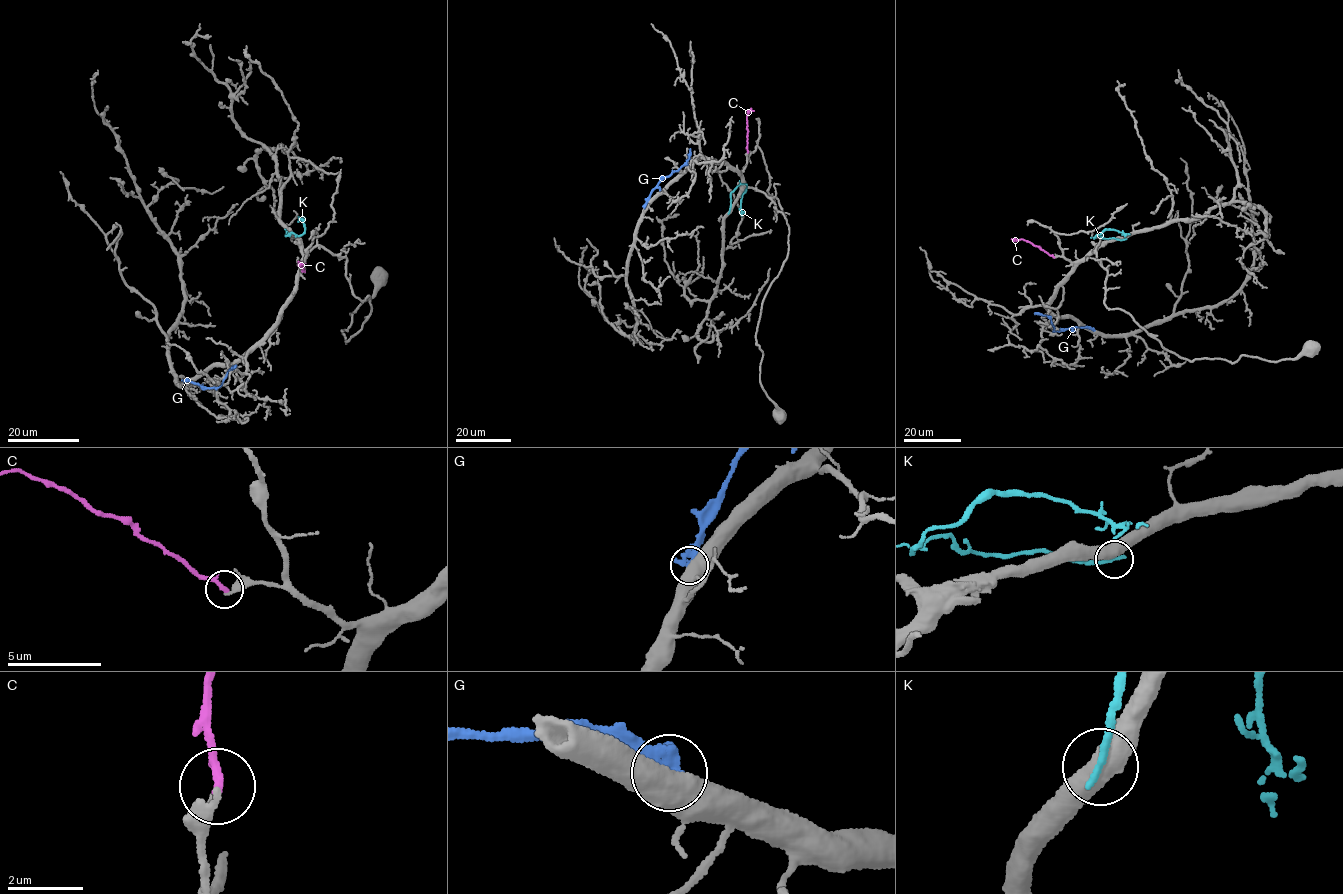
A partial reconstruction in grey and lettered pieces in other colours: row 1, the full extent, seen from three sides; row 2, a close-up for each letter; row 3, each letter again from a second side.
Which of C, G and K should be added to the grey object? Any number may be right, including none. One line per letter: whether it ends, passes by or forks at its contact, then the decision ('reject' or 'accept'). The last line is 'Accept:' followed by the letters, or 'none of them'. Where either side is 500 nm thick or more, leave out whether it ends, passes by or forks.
C: it ends | reject
G: reject
K: it ends | reject
Accept: none of them

